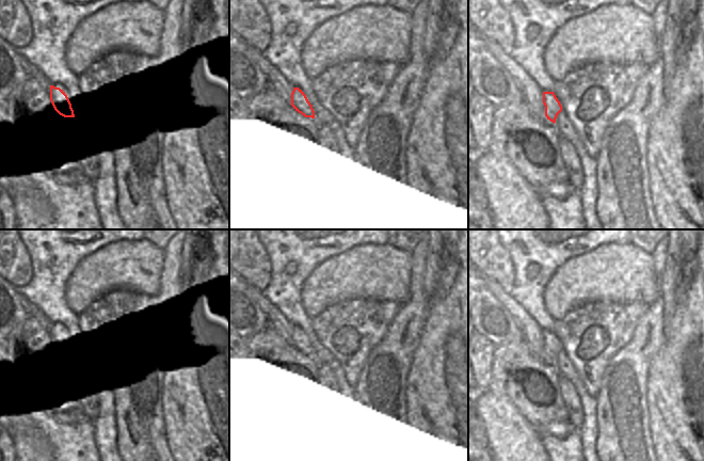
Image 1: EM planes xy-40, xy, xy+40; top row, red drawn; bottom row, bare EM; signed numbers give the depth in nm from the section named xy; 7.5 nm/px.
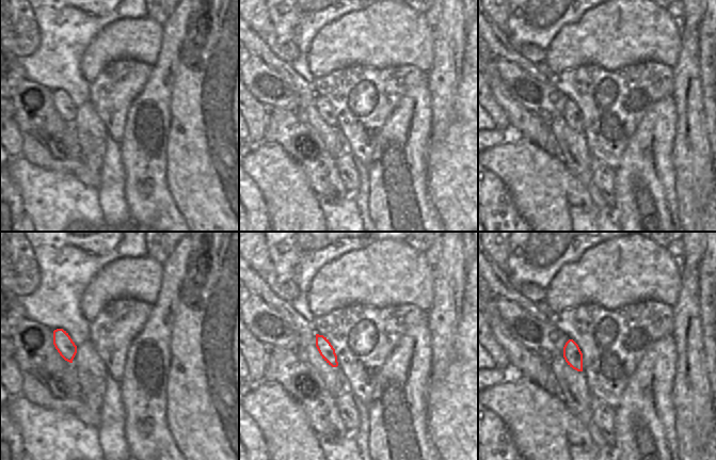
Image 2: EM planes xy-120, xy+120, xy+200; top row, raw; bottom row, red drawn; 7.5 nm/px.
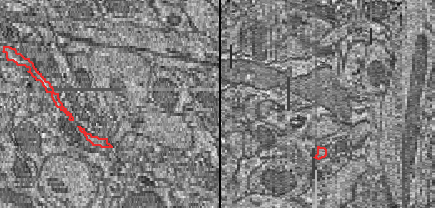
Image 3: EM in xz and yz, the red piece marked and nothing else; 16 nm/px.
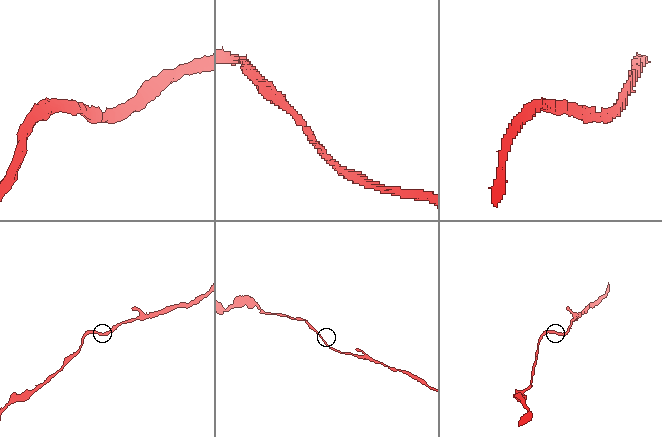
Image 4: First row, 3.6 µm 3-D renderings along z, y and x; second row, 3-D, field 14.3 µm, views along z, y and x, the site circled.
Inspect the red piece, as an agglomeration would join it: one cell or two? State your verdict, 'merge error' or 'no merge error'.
no merge error

